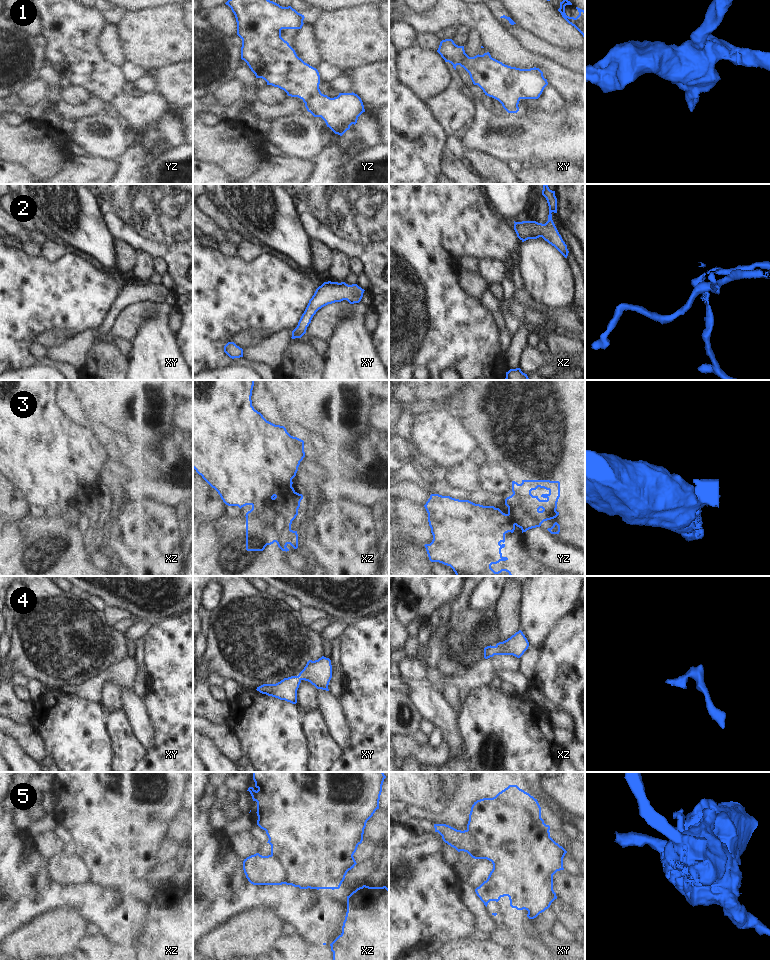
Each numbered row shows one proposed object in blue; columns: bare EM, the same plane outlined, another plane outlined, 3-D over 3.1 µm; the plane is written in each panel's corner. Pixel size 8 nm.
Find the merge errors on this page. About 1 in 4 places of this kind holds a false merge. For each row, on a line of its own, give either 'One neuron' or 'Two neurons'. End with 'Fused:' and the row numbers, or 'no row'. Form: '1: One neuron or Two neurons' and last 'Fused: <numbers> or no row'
1: One neuron
2: One neuron
3: Two neurons
4: One neuron
5: Two neurons
Fused: 3, 5

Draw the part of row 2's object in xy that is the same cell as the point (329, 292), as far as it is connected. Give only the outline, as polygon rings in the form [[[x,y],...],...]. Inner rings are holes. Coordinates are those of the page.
[[[324,282],[319,286],[302,314],[297,327],[292,331],[292,339],[301,338],[311,323],[313,316],[322,307],[335,302],[347,300],[350,304],[359,303],[364,289],[357,284],[348,285],[345,282]]]

